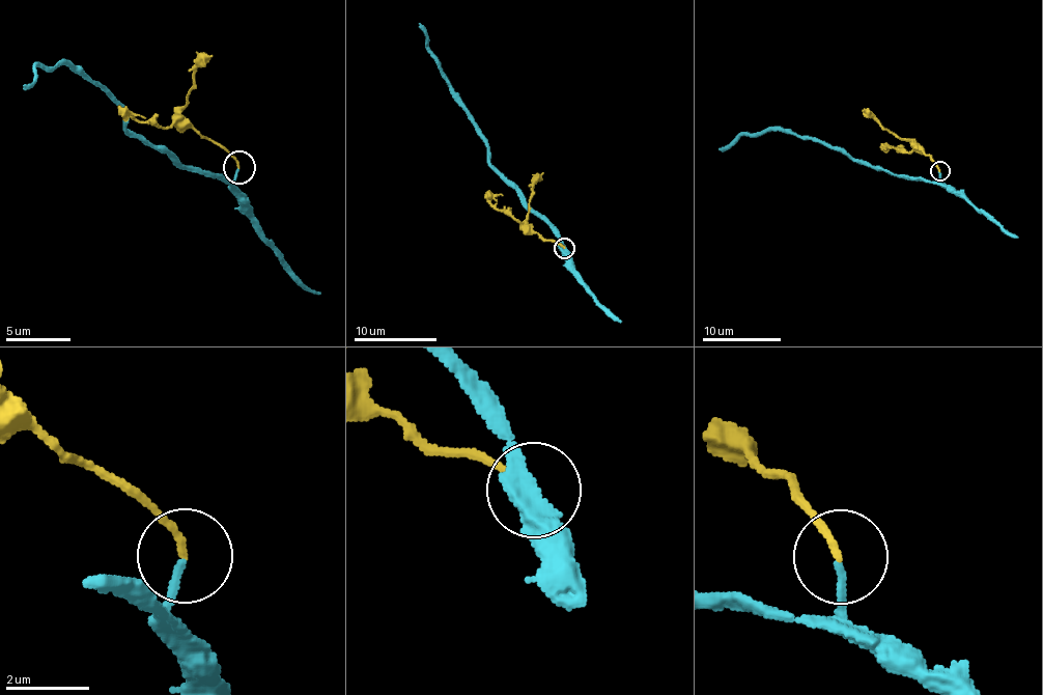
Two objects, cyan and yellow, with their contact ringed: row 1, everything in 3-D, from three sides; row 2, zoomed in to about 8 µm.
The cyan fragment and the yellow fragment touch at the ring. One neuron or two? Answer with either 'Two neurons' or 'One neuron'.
One neuron

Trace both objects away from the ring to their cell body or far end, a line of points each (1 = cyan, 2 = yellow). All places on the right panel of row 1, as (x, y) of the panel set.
1: (940, 172), (936, 182), (926, 183), (864, 165), (782, 129), (739, 135), (720, 149)
2: (940, 170), (929, 156), (863, 110)

